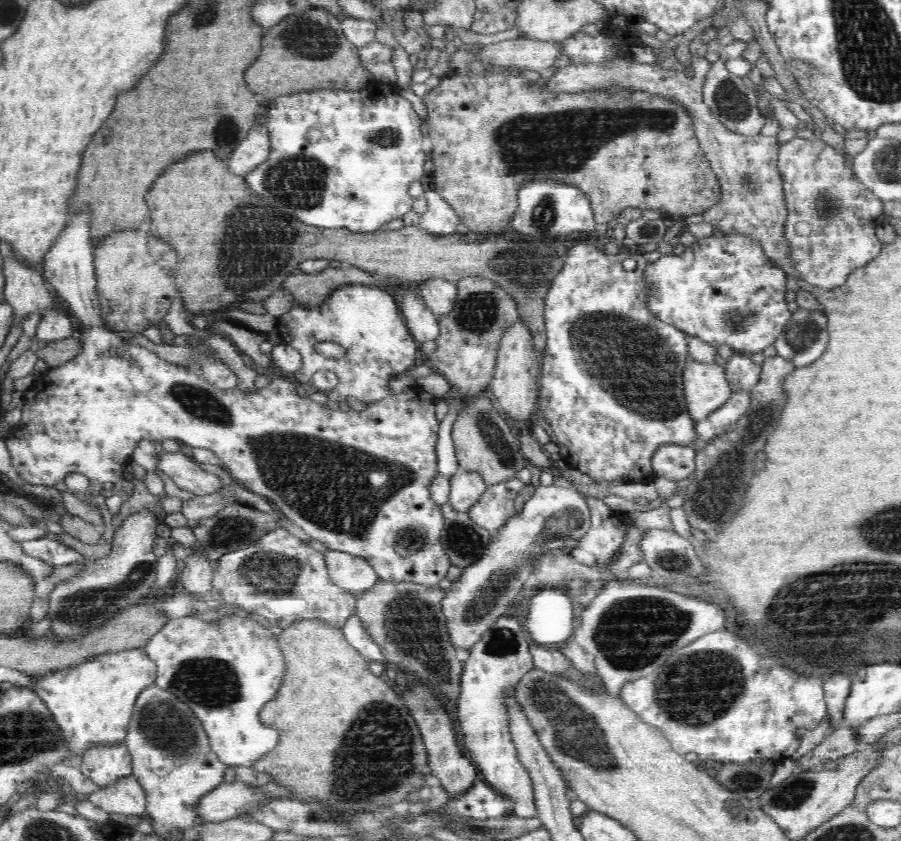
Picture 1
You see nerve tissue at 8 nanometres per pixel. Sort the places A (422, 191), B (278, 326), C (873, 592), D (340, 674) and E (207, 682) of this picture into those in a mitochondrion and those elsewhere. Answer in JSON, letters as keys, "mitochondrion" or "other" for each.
{"A":"other","B":"other","C":"mitochondrion","D":"other","E":"mitochondrion"}

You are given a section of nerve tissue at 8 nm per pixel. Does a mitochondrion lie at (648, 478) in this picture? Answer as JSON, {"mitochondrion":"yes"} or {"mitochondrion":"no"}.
{"mitochondrion":"no"}

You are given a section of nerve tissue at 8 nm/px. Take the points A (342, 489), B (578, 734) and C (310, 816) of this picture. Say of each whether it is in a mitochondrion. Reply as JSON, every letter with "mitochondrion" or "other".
{"A":"mitochondrion","B":"mitochondrion","C":"mitochondrion"}

